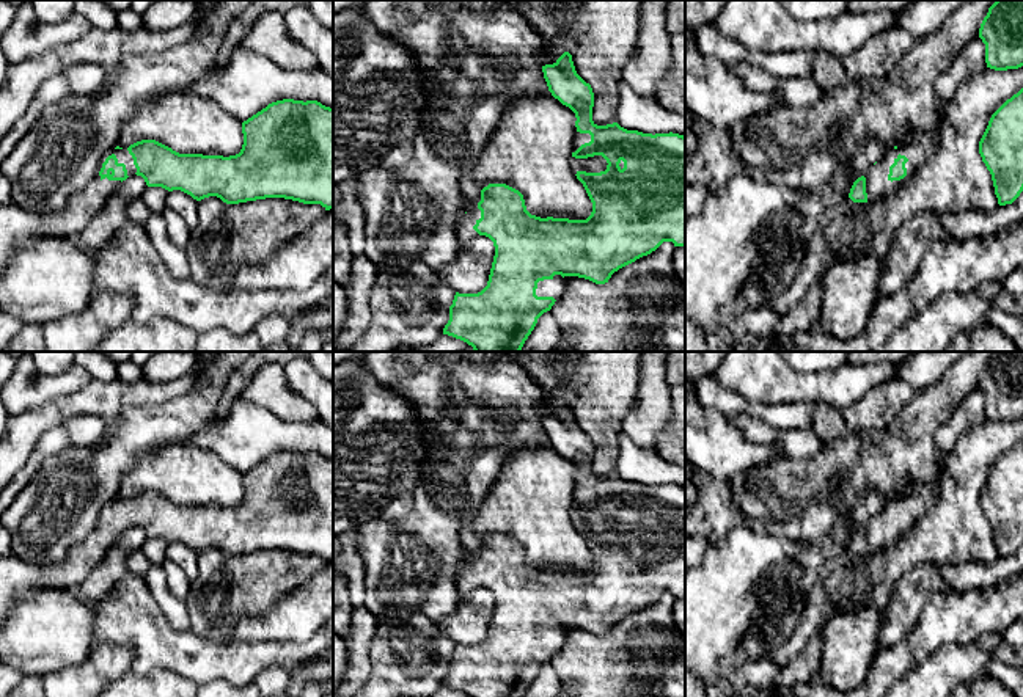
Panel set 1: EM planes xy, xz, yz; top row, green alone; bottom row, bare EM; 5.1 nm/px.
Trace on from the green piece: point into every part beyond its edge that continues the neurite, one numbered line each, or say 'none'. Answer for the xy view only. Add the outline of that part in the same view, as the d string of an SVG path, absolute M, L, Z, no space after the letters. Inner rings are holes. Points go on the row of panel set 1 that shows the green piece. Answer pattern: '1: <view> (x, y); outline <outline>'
1: xy (18, 228); outline M127 148L112 149L101 159L94 177L82 190L72 193L57 213L33 213L14 203L0 207L0 276L11 256L30 242L46 237L74 240L101 213L121 184L121 181L99 176L102 163L112 154L116 155L118 163L126 165L129 177L135 176L137 168Z

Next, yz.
1: yz (877, 186); outline M910 141L885 152L883 157L875 165L872 165L864 176L867 201L885 198L888 193L894 192L900 184L910 181L926 162L924 151L924 143ZM899 154L908 159L908 162L905 163L907 176L900 181L891 182L888 179L889 166L894 163Z

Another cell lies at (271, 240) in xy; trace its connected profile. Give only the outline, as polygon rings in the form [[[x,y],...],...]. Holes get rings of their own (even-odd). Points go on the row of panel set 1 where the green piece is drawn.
[[[217,196],[198,201],[198,224],[185,248],[190,281],[226,290],[244,265],[269,261],[325,212],[321,204],[284,198],[239,204],[226,204]]]

